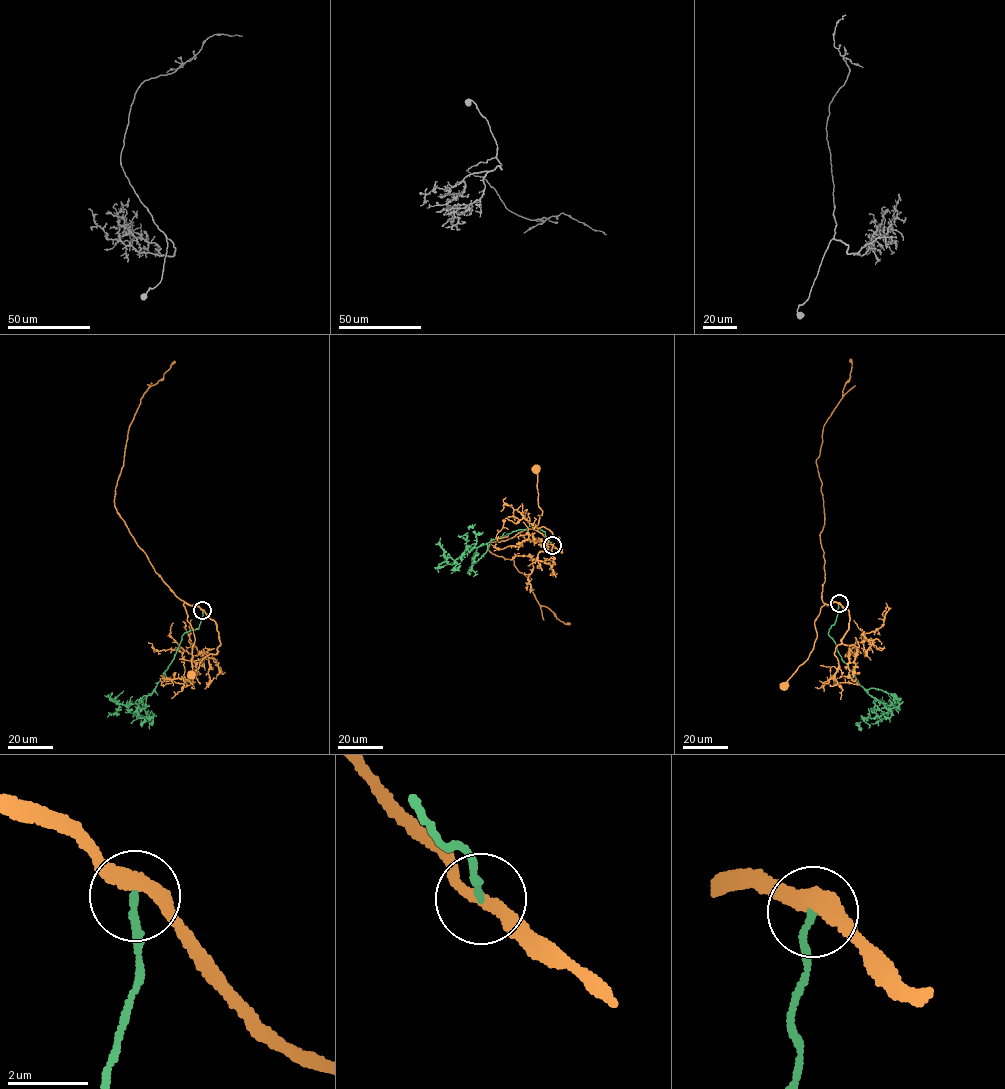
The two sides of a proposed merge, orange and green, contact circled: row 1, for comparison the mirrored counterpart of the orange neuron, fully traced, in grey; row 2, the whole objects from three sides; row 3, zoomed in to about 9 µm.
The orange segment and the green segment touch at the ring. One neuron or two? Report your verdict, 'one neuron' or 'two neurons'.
two neurons

